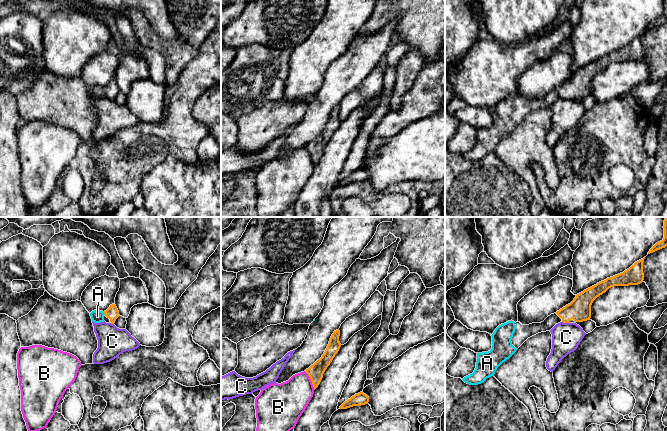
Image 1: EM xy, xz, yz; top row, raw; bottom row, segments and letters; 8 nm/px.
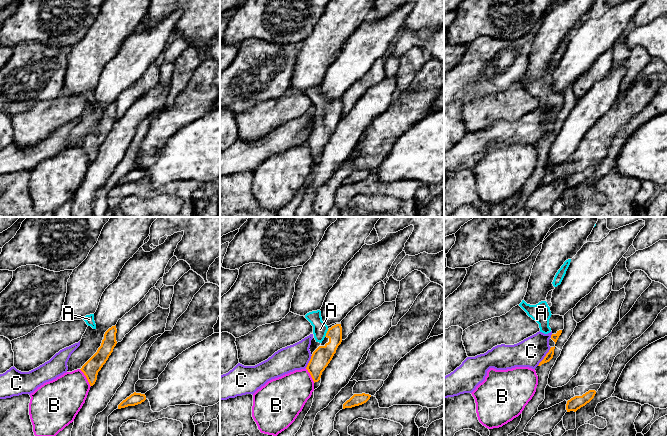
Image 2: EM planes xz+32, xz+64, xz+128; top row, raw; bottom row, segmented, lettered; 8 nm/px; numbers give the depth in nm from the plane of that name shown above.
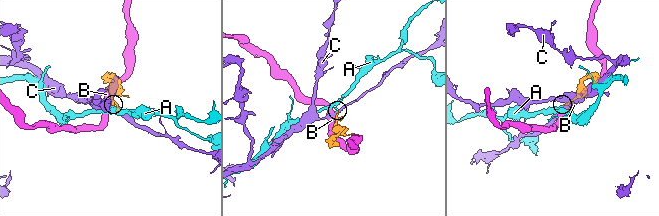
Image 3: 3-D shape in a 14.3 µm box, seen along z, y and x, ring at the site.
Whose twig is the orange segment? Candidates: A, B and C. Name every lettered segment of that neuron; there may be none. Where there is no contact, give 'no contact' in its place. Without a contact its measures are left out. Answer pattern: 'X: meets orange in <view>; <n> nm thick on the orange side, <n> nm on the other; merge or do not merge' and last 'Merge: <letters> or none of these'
A: meets orange in xy; 100 nm thick on the orange side, 110 nm on the other; merge
B: meets orange in xz; 120 nm thick on the orange side, 300 nm on the other; do not merge
C: meets orange in yz; 180 nm thick on the orange side, 240 nm on the other; do not merge
Merge: A

